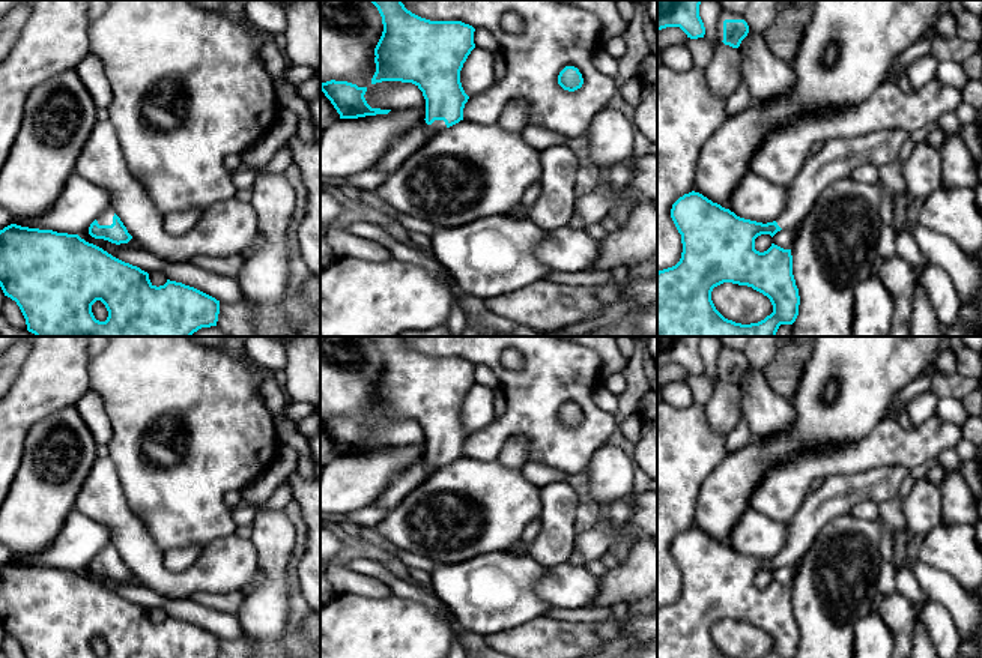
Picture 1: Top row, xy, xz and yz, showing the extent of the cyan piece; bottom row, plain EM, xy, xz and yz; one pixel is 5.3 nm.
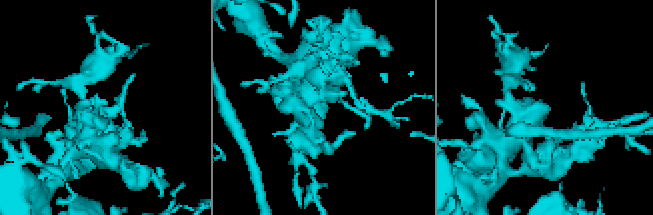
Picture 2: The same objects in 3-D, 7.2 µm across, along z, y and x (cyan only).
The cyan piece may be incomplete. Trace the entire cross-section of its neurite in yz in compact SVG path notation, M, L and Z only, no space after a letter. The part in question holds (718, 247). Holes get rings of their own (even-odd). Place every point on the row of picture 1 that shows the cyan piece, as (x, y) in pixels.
M883 129L824 141L815 155L806 158L800 174L788 186L787 207L773 222L740 218L695 191L680 197L672 204L671 218L681 234L683 252L675 266L657 272L657 337L776 337L780 324L793 324L799 315L800 296L793 275L791 249L771 243L767 251L759 252L755 249L755 239L797 228L821 192L833 182L848 177L857 167L871 164L880 168L899 162L899 150L908 137L902 129ZM723 282L747 285L762 293L770 299L773 312L750 324L725 318L711 300L713 288Z

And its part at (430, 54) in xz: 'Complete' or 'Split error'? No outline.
Split error

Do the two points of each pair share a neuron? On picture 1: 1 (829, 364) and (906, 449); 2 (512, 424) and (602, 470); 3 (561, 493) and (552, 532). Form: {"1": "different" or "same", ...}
{"1": "different", "2": "different", "3": "same"}

